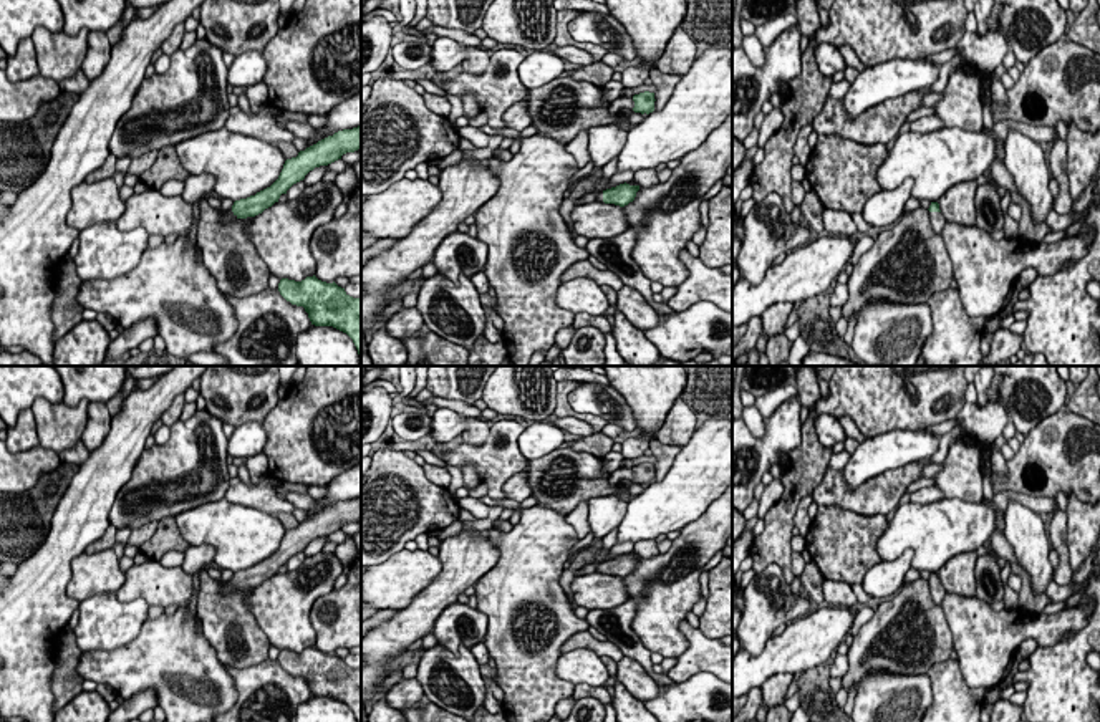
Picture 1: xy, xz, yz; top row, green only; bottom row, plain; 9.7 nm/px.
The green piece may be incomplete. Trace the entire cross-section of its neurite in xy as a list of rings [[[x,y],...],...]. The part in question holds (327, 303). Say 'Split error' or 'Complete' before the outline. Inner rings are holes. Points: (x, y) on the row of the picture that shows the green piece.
Complete. [[[315,275],[302,282],[282,278],[278,291],[292,305],[303,306],[311,325],[346,333],[358,349],[361,366],[361,298],[353,298],[335,282],[321,282]]]

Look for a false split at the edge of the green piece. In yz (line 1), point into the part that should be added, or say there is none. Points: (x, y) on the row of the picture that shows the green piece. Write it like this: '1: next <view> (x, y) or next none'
1: next yz (938, 221)

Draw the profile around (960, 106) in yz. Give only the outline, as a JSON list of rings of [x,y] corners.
[[[962,63],[951,71],[943,98],[934,104],[934,114],[944,128],[977,132],[984,129],[979,70]]]

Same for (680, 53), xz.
[[[679,26],[669,38],[663,55],[656,60],[654,68],[663,73],[686,75],[697,58],[697,45]]]

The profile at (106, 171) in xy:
[[[109,154],[99,169],[86,176],[84,182],[93,184],[113,177],[116,171],[116,161],[118,159],[113,154]]]

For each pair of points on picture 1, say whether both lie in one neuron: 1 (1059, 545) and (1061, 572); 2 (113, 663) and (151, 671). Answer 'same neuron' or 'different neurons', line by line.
1: same neuron
2: same neuron

